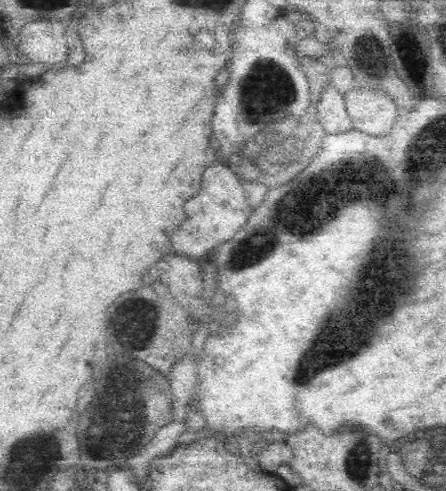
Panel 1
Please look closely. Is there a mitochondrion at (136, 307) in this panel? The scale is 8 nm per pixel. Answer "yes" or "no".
no

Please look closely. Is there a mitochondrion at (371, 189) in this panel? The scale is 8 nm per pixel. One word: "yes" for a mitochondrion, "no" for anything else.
yes

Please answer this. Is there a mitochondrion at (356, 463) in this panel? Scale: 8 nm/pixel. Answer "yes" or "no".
yes

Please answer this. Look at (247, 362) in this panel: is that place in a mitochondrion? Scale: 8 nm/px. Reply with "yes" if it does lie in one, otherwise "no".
no

